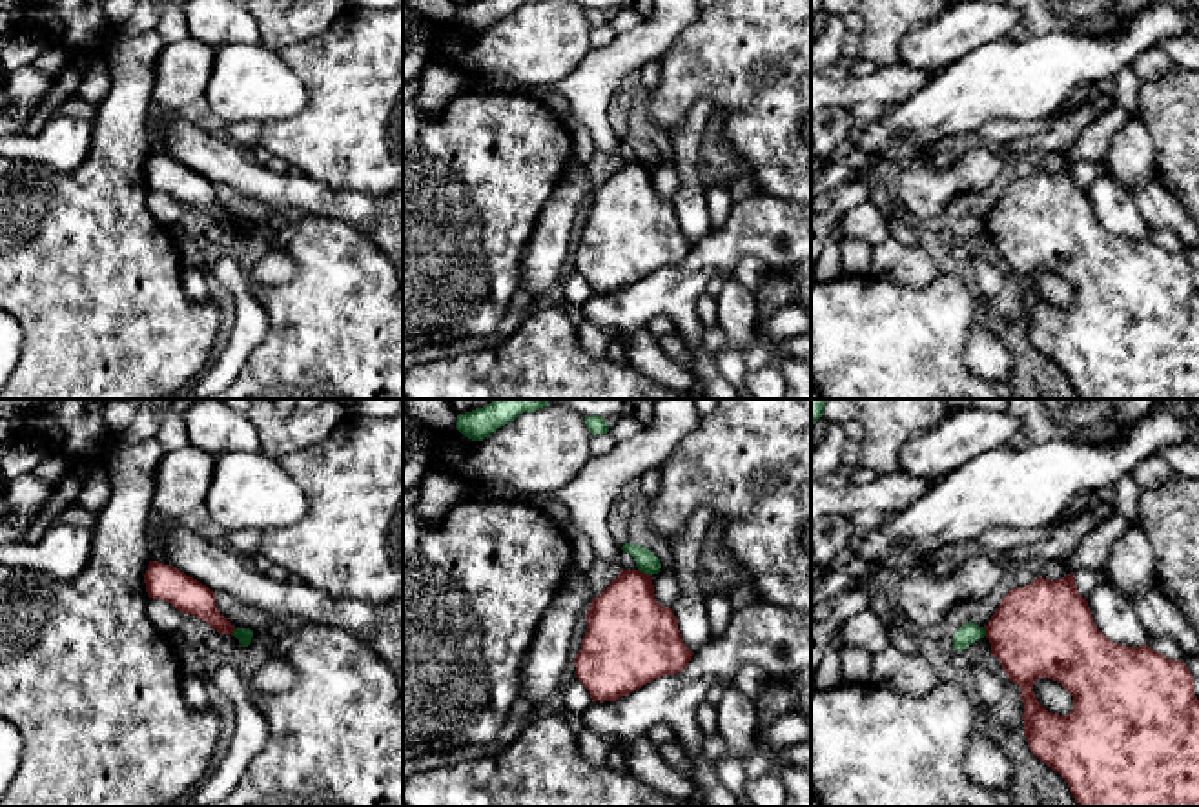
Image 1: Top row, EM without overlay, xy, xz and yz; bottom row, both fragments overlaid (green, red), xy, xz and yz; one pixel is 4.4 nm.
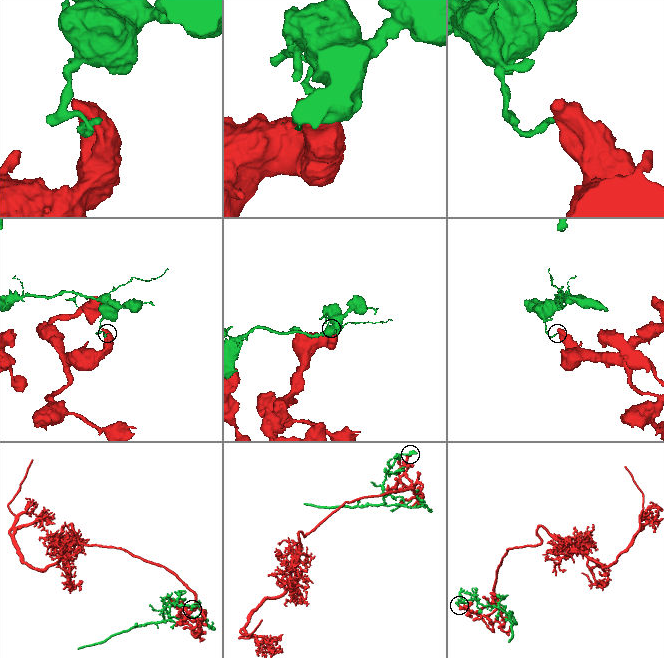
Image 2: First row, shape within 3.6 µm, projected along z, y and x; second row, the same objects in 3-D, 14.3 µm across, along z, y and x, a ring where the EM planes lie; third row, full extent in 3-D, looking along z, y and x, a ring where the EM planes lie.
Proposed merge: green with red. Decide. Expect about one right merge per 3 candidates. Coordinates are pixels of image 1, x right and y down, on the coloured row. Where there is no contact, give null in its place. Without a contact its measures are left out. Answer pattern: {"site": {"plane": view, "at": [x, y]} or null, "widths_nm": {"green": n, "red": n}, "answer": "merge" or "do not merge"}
{"site": {"plane": "xz", "at": [644, 572]}, "widths_nm": {"green": 90, "red": 360}, "answer": "do not merge"}

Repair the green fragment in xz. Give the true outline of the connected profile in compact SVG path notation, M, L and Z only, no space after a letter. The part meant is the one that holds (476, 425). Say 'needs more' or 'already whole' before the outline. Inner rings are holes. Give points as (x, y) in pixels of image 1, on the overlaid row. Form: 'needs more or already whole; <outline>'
already whole; M494 399L488 406L457 415L456 428L472 441L483 441L523 412L548 406L548 399Z

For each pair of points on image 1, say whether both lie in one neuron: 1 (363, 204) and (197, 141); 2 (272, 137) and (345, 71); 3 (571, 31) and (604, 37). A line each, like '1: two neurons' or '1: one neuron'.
1: one neuron
2: one neuron
3: two neurons

